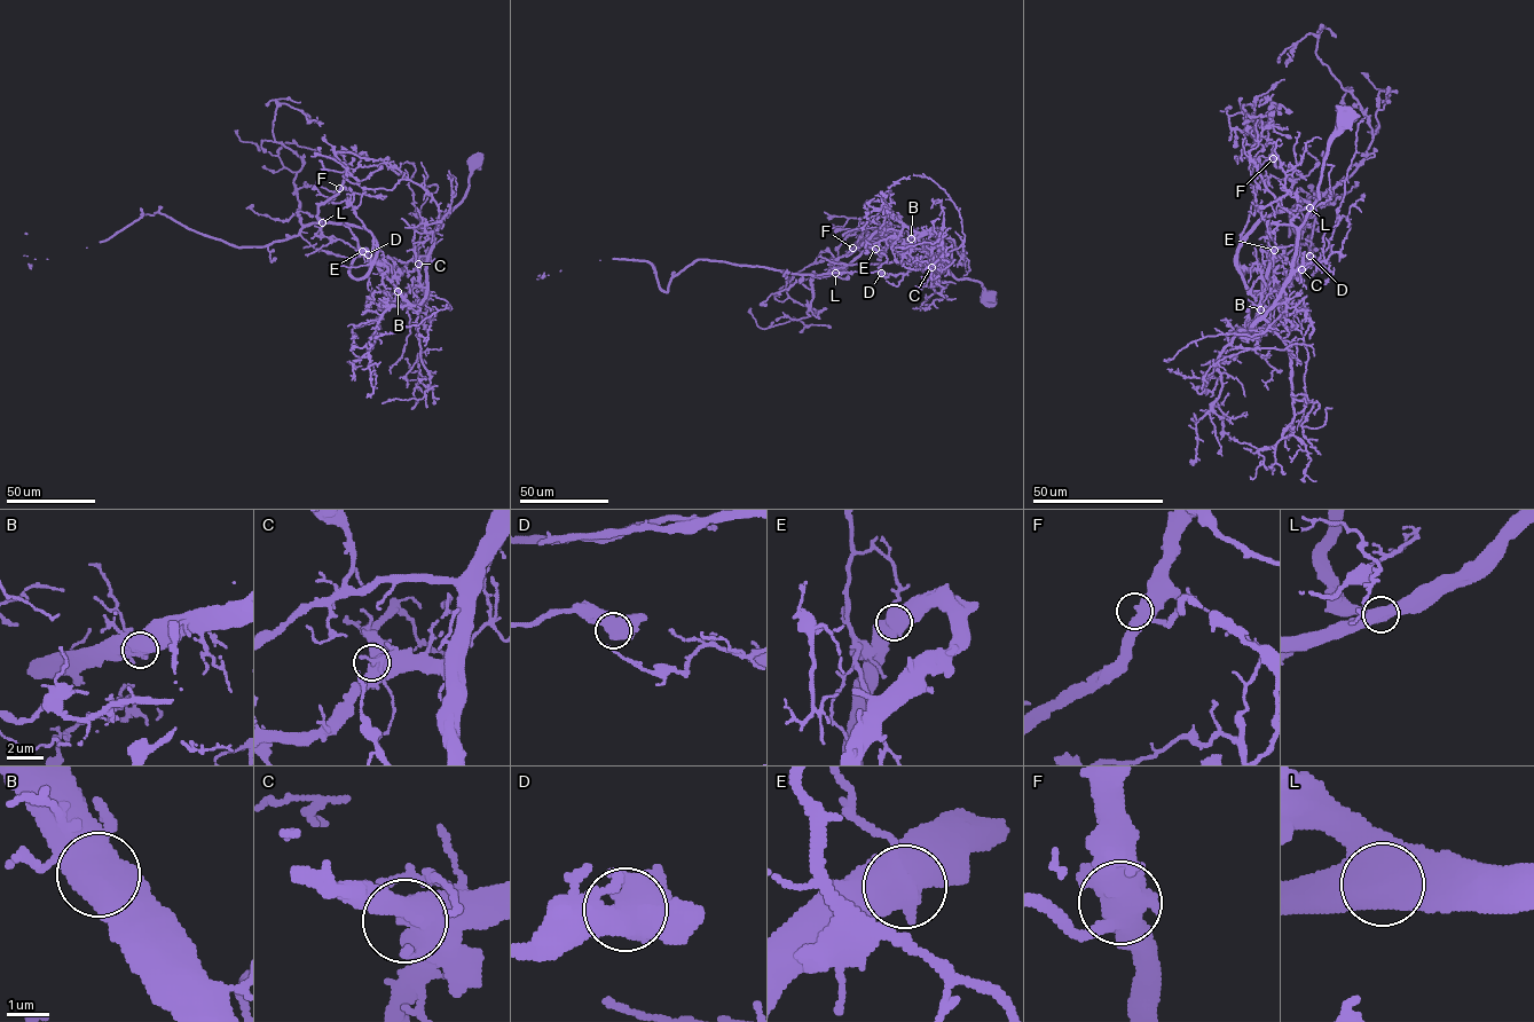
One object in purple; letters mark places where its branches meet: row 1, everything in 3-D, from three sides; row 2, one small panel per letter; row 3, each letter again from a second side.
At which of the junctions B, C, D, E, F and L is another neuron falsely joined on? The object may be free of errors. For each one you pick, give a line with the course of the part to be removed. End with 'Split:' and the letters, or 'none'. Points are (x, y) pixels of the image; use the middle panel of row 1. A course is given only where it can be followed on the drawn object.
E: (875, 249), (871, 244), (883, 248), (880, 253), (887, 259), (878, 267)
Split: E

